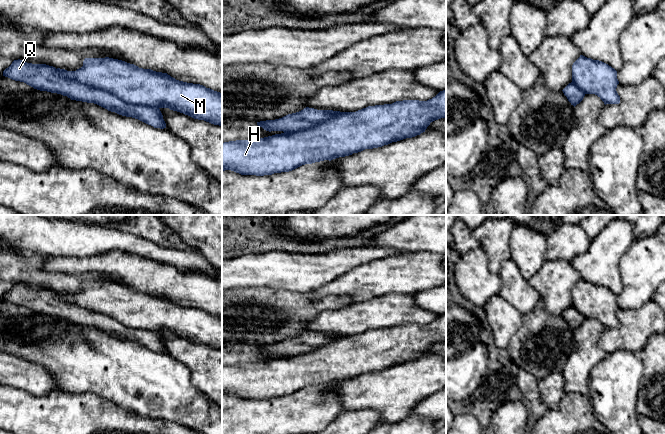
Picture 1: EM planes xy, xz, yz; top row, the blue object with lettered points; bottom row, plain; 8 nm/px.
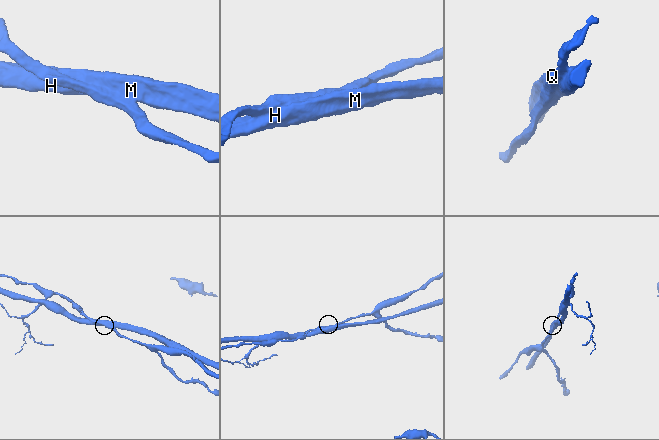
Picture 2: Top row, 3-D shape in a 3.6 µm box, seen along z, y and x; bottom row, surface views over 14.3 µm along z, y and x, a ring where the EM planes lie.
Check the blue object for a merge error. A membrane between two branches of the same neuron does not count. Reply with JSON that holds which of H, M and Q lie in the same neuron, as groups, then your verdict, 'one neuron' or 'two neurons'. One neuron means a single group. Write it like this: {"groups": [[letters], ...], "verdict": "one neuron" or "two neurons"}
{"groups": [["H", "M"], ["Q"]], "verdict": "two neurons"}

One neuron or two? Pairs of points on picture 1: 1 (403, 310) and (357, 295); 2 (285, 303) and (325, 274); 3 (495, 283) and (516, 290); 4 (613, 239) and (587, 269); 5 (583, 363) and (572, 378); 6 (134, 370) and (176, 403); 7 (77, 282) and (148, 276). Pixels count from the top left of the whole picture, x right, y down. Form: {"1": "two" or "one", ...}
{"1": "two", "2": "two", "3": "two", "4": "one", "5": "one", "6": "one", "7": "two"}

